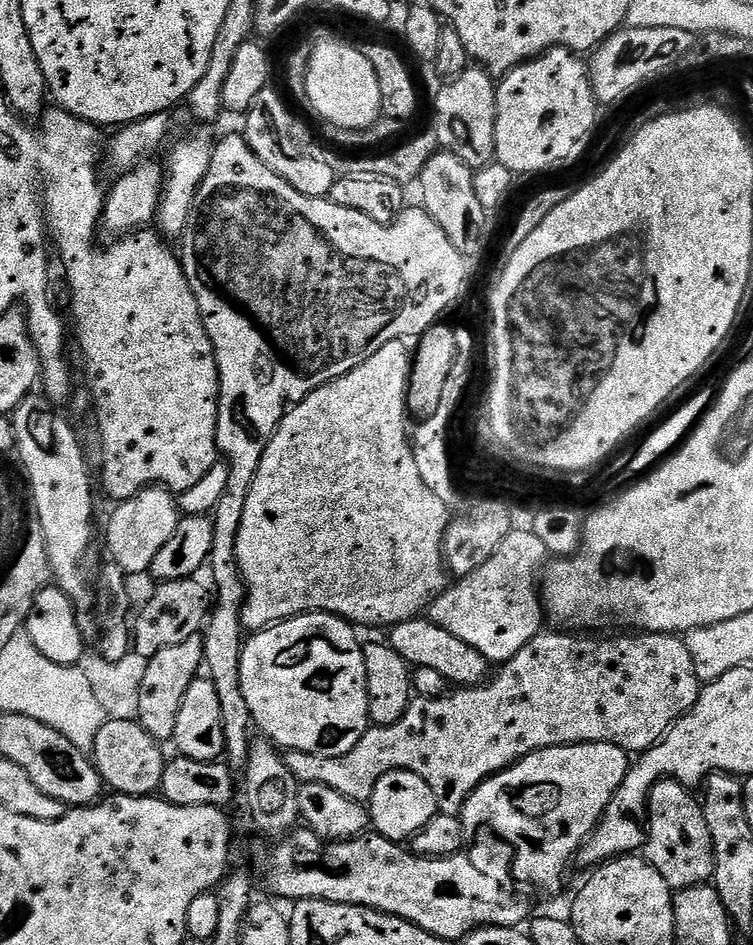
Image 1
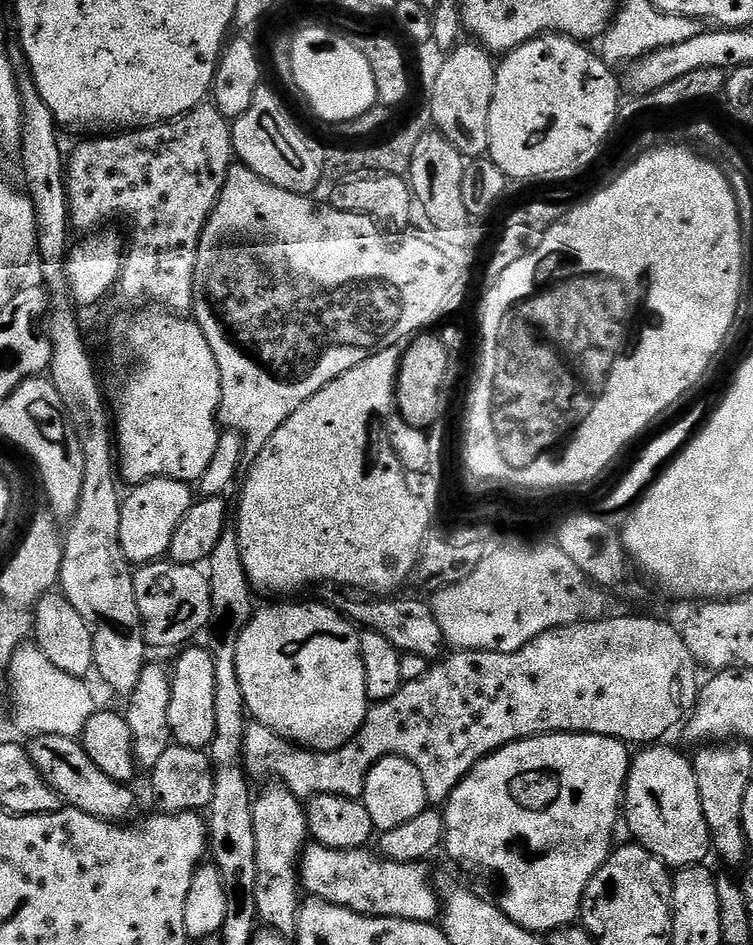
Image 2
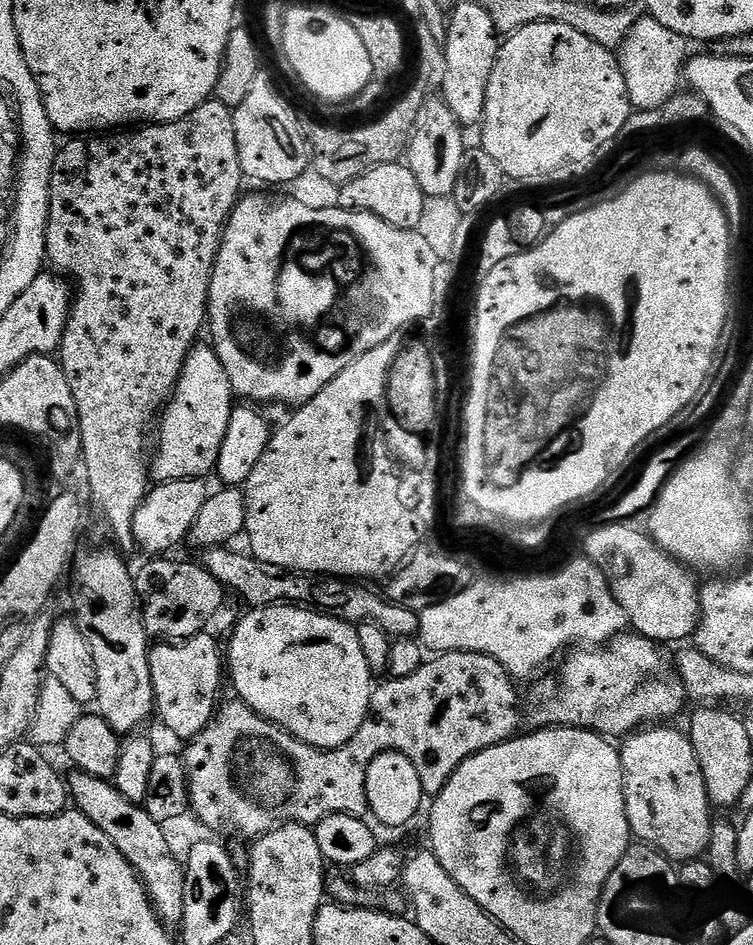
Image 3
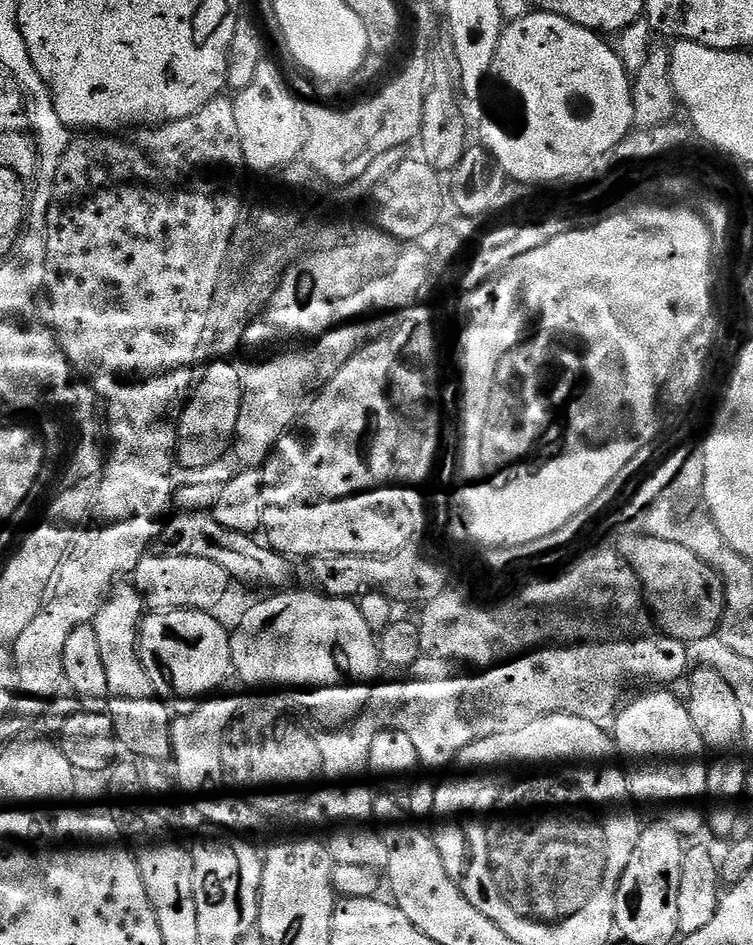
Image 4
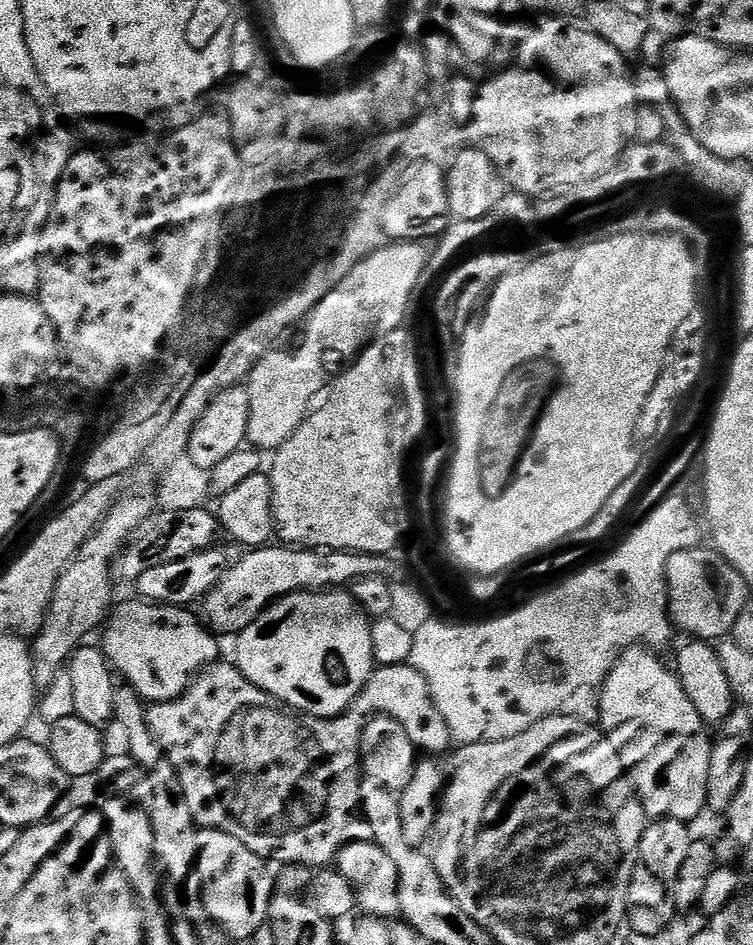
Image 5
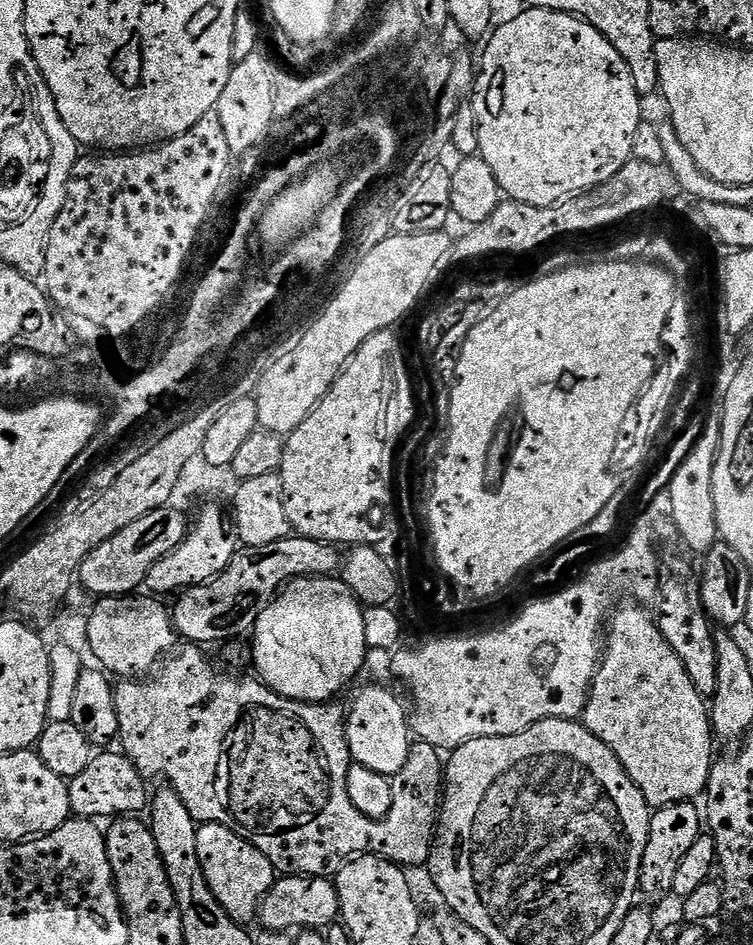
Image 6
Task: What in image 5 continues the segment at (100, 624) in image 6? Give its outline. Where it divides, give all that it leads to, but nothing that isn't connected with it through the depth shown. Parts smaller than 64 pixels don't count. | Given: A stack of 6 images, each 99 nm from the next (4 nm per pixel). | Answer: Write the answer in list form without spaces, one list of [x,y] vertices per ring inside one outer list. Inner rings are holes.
[[[135,599],[119,601],[109,613],[103,629],[104,654],[141,699],[153,703],[176,700],[187,692],[192,679],[219,659],[219,639],[185,607]]]

